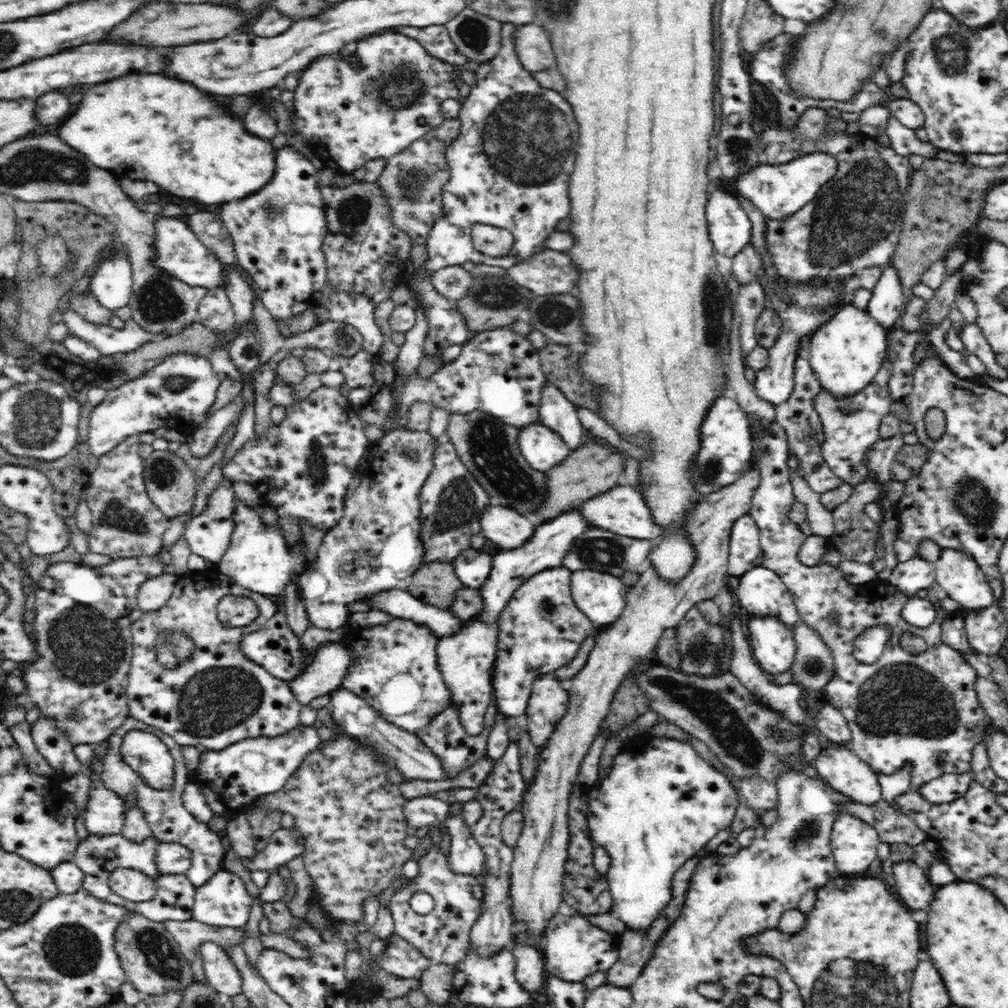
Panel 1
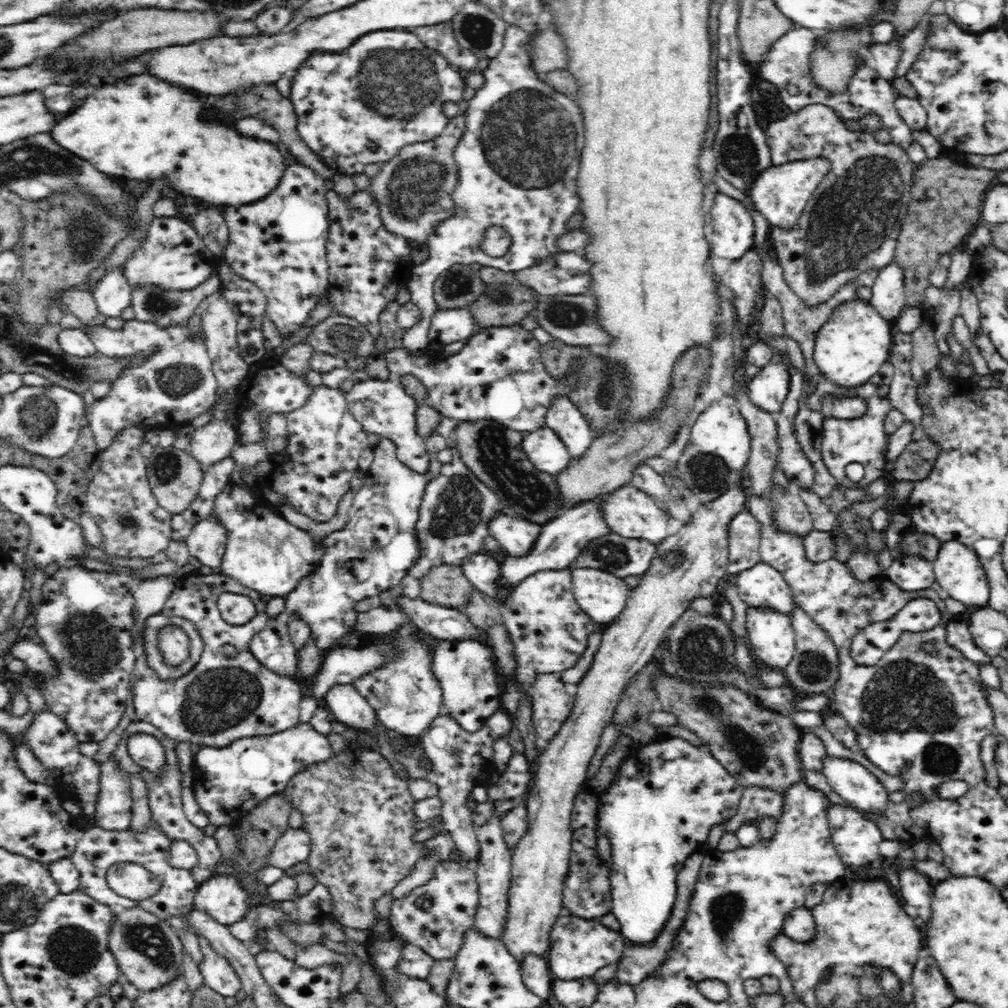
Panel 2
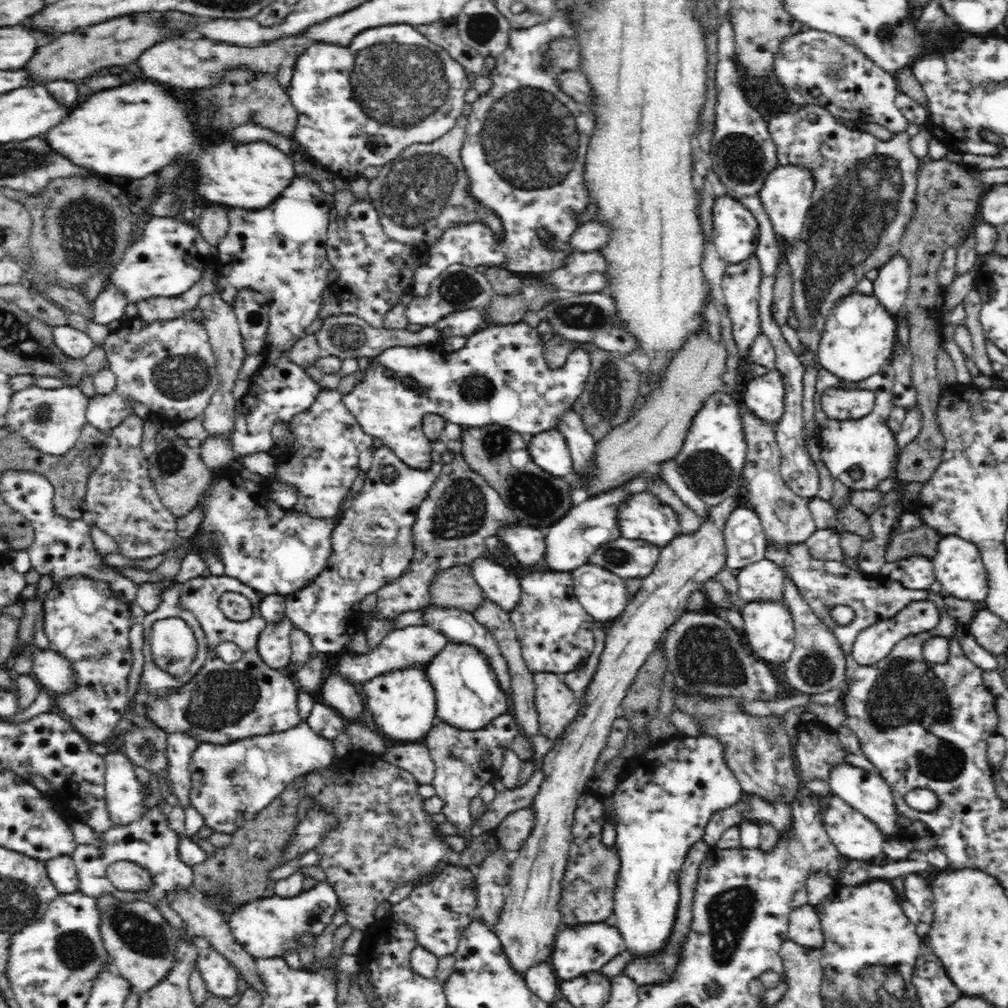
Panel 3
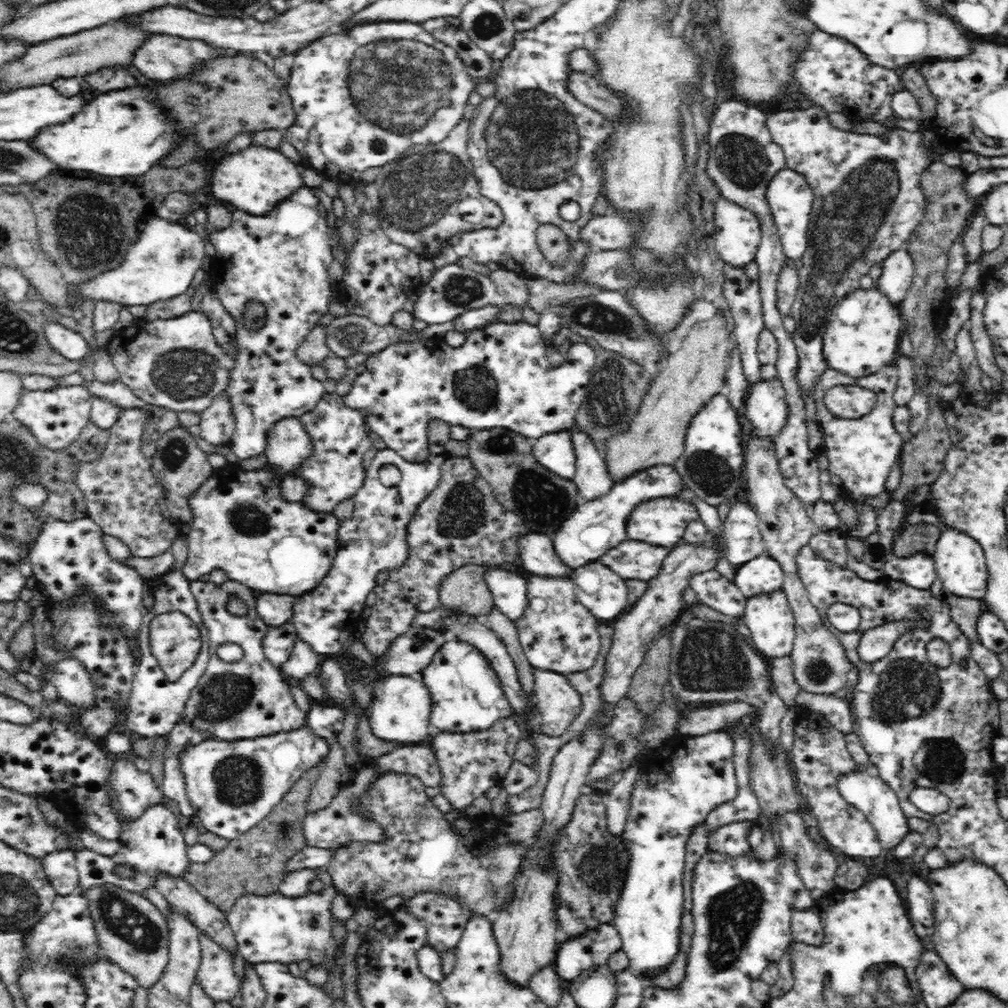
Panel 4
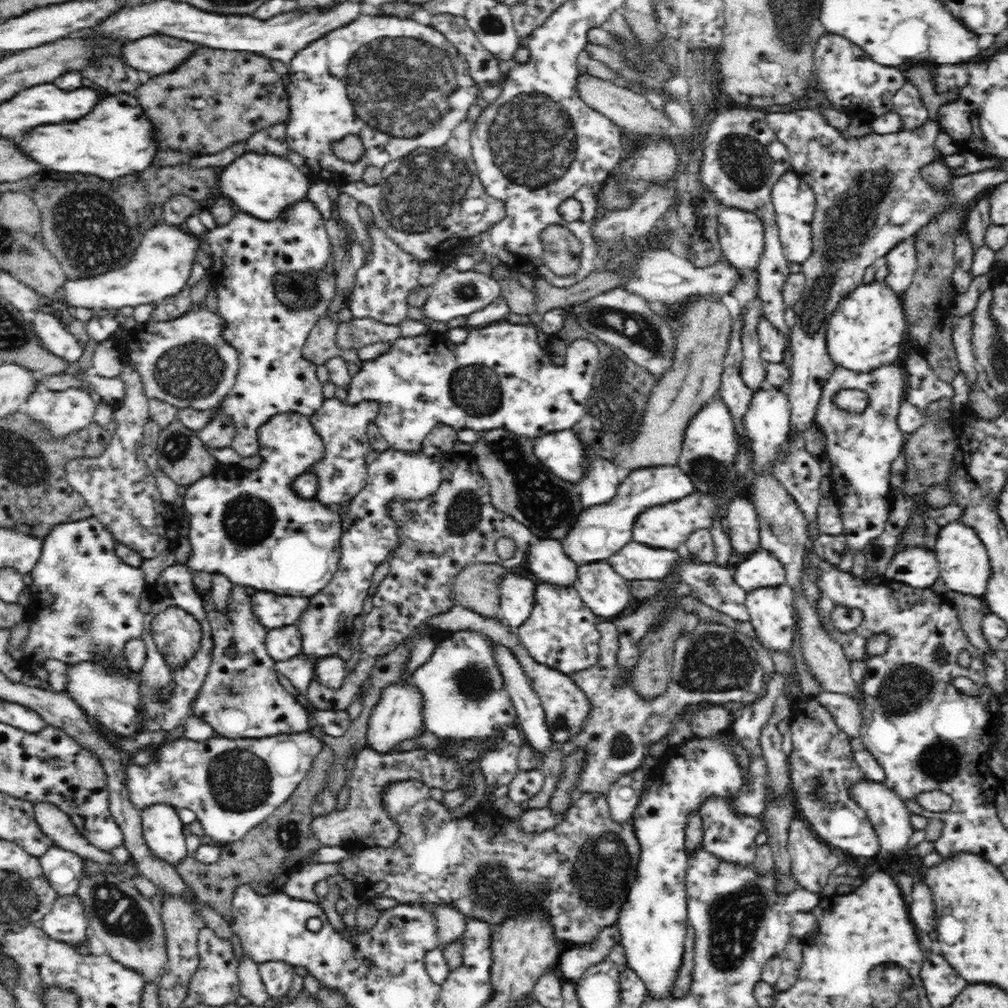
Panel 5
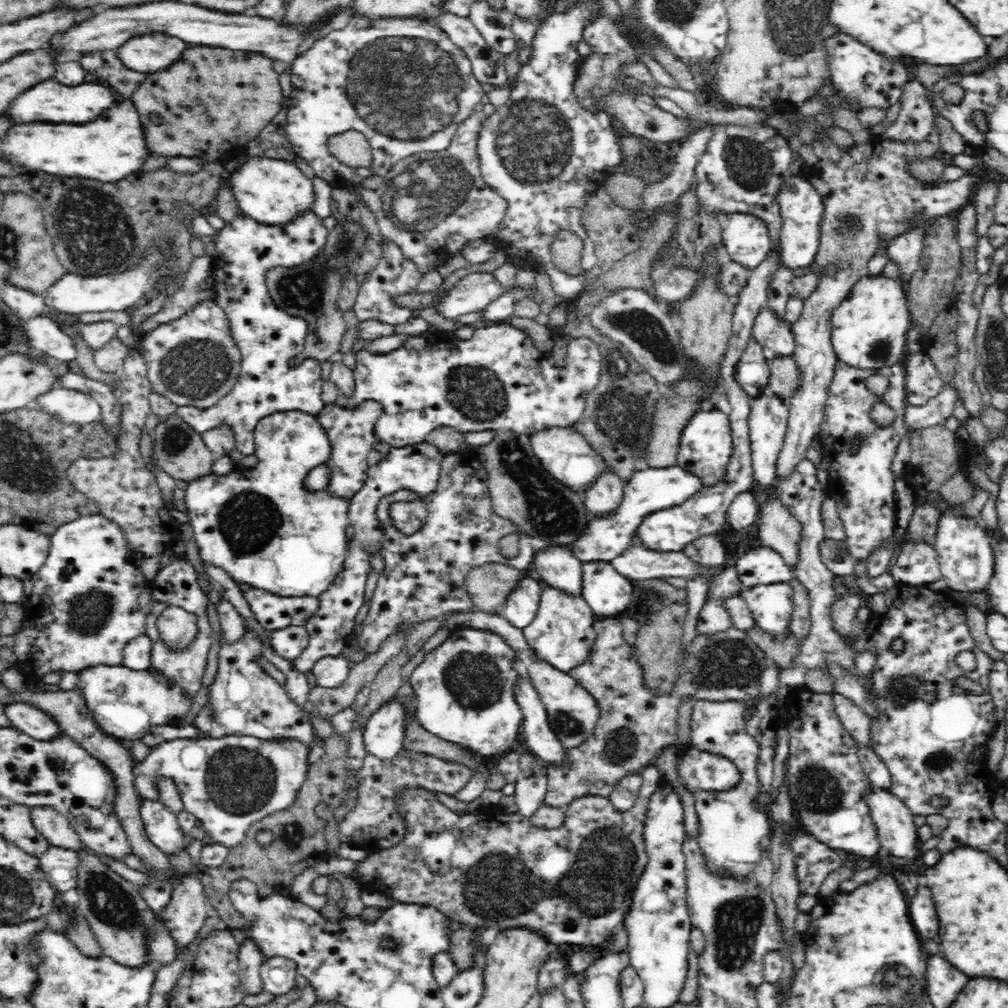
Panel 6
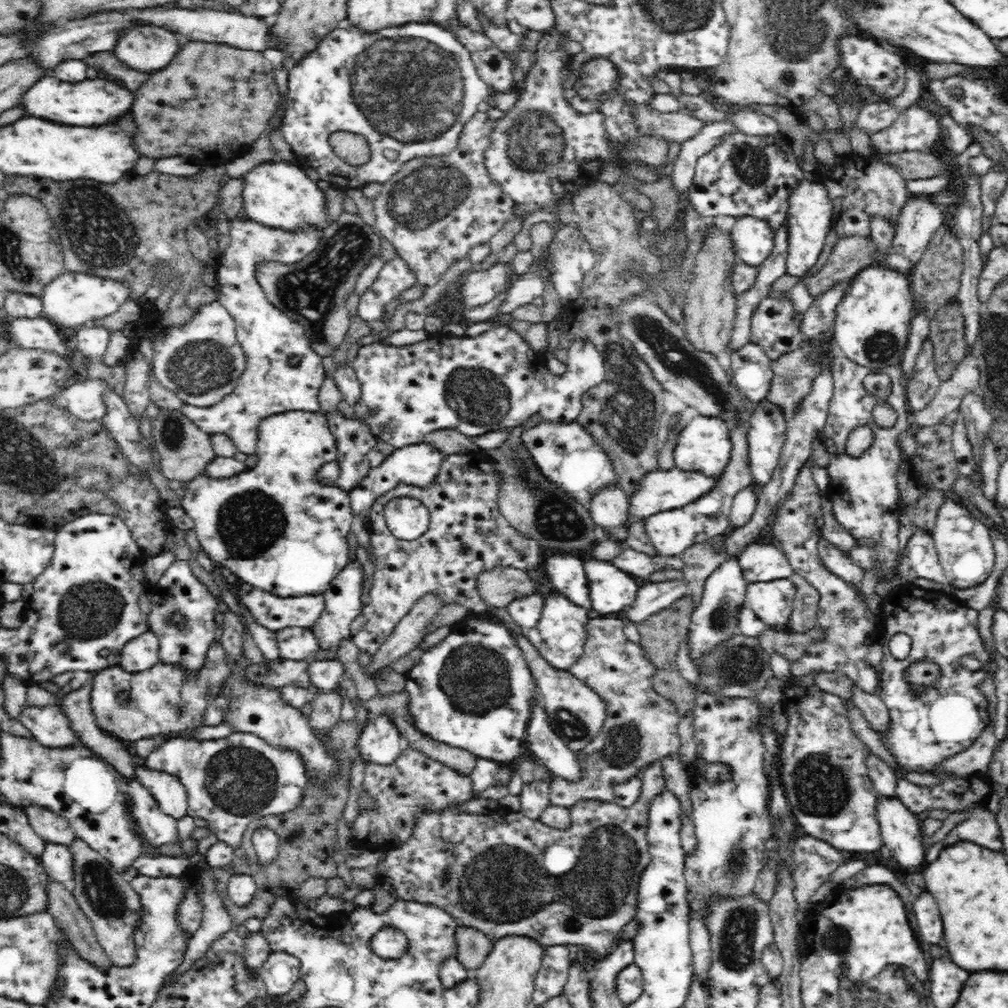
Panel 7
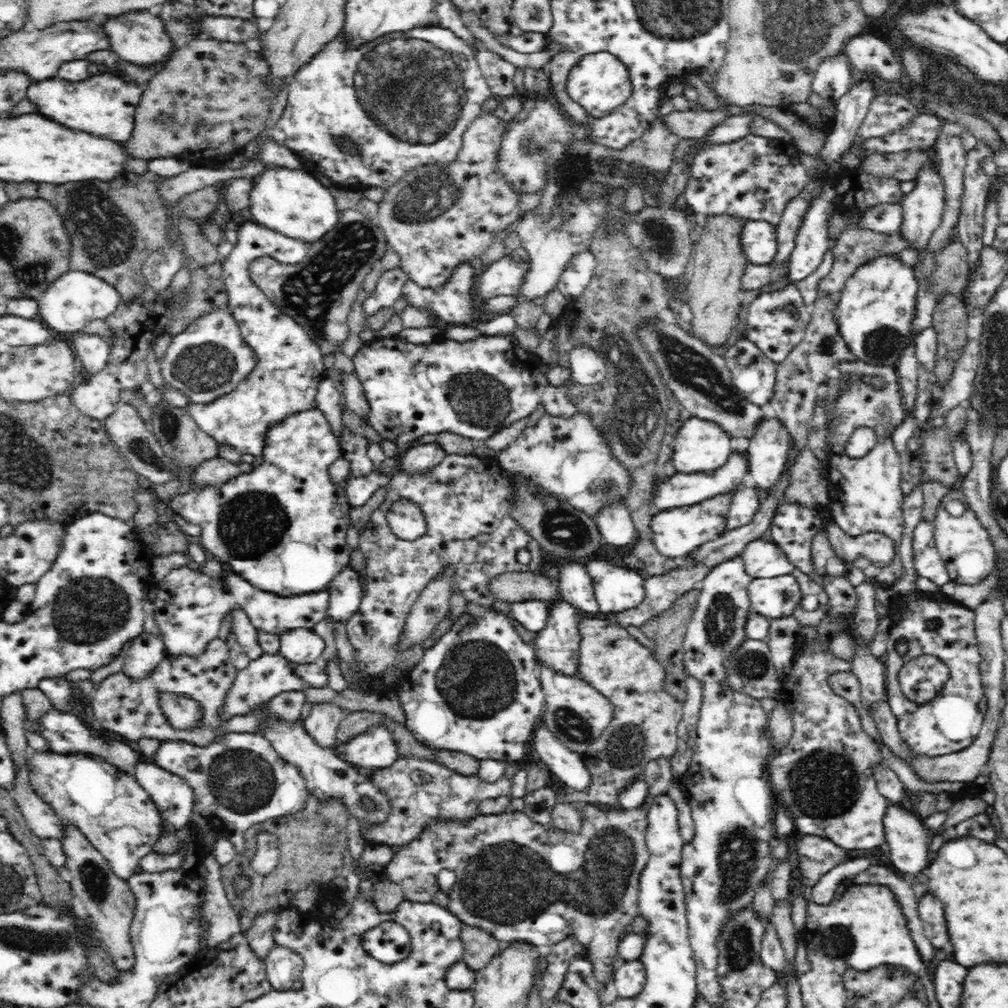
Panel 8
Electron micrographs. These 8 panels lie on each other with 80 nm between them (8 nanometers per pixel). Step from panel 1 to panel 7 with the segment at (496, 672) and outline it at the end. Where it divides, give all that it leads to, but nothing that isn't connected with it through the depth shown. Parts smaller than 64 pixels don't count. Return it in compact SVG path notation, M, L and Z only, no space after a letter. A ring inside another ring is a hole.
M548 588L543 594L540 620L532 628L521 627L521 634L538 649L542 658L545 658L555 669L568 671L575 662L578 662L583 653L583 646L587 639L586 623L591 619L588 615L589 611L590 609L575 605L561 593Z

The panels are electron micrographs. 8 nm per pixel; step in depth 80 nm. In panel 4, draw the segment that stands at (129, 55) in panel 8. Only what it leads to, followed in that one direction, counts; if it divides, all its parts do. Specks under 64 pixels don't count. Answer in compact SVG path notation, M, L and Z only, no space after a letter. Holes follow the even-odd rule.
M152 36L134 55L131 68L140 76L146 74L145 79L166 82L176 77L189 77L193 73L191 68L194 65L197 67L210 58L220 58L222 54L230 52L230 49L218 49L202 40L186 42L184 38L174 38L174 36Z

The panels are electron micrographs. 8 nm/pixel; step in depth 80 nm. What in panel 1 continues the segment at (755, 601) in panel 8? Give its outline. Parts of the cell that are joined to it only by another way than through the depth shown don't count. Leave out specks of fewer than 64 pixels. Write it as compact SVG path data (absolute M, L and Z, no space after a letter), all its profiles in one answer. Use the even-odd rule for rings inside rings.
M752 615L746 619L751 651L756 663L772 677L785 673L791 668L796 656L794 633L773 615Z

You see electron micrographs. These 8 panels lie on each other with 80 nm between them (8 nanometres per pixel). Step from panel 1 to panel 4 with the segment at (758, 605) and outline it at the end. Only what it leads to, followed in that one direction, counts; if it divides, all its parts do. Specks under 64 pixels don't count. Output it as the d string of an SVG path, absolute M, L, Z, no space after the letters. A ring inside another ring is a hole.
M768 554L760 555L737 567L734 583L746 598L771 593L783 588L783 570Z

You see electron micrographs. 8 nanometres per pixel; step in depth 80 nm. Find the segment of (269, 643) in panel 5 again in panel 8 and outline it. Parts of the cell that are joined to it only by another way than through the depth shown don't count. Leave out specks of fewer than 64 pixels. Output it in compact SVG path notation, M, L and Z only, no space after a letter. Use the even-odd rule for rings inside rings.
M311 629L286 630L279 635L279 652L283 661L301 664L321 661L324 640Z

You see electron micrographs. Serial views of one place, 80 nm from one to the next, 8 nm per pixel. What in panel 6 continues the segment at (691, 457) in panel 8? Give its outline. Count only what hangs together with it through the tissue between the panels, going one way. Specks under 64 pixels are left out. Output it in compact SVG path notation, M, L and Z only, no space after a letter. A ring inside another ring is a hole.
M717 408L708 411L700 410L692 415L689 423L683 428L679 438L677 465L686 472L700 477L702 487L713 487L725 481L727 466L733 450L729 416Z

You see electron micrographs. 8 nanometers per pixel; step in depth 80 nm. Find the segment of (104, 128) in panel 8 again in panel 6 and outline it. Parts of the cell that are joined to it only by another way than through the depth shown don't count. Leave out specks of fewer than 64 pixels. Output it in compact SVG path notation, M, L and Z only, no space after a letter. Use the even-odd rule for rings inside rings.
M44 80L44 82L36 84L34 88L26 90L22 94L22 98L18 98L18 102L14 102L14 106L8 106L4 116L8 116L8 112L10 112L14 116L14 120L18 120L18 122L54 122L54 124L74 122L74 124L84 124L84 122L98 118L102 114L102 110L112 106L114 100L118 100L114 90L100 86L100 84L62 86L54 80Z

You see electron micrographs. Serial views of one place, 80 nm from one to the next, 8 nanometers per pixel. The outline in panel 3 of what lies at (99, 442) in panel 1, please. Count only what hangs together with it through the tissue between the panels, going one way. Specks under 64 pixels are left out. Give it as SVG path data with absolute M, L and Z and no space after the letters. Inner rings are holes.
M188 316L152 323L138 317L128 319L117 330L110 331L97 346L104 349L110 361L112 372L117 377L116 387L110 394L92 397L85 415L88 424L106 436L127 416L136 414L133 407L135 402L148 407L150 419L163 423L163 426L176 428L182 421L200 417L218 389L220 376L217 372L217 359L209 343L209 334L202 322L193 322Z

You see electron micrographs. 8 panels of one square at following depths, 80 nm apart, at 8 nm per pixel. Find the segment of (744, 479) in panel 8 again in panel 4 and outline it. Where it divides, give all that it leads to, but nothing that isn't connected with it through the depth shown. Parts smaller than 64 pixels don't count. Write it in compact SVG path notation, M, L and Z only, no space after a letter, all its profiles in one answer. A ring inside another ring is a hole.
M656 465L641 470L619 483L614 482L608 494L602 494L602 497L577 505L572 510L568 522L564 522L558 530L550 534L554 551L560 557L560 561L572 570L596 561L604 552L618 546L627 538L626 522L636 502L648 498L676 497L682 486L685 484L673 465Z

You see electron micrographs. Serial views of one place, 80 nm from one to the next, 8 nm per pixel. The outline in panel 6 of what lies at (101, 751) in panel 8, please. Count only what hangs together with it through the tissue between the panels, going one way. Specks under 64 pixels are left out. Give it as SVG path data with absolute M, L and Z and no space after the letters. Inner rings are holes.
M29 703L4 704L2 709L11 727L38 741L50 741L62 732L49 714Z

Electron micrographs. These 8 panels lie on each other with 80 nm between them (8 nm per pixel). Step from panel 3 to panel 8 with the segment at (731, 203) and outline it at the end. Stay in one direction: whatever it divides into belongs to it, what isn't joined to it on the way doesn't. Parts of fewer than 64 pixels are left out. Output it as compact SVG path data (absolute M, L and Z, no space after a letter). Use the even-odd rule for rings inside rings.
M762 220L742 221L741 246L750 264L770 265L777 256L776 227Z

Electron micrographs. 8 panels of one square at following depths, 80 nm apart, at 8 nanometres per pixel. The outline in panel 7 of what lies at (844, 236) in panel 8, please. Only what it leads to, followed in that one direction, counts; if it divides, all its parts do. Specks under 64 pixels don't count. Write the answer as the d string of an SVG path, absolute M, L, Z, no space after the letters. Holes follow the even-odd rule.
M846 236L838 240L822 270L805 280L808 295L818 296L835 283L855 277L873 262L875 243L870 239Z

